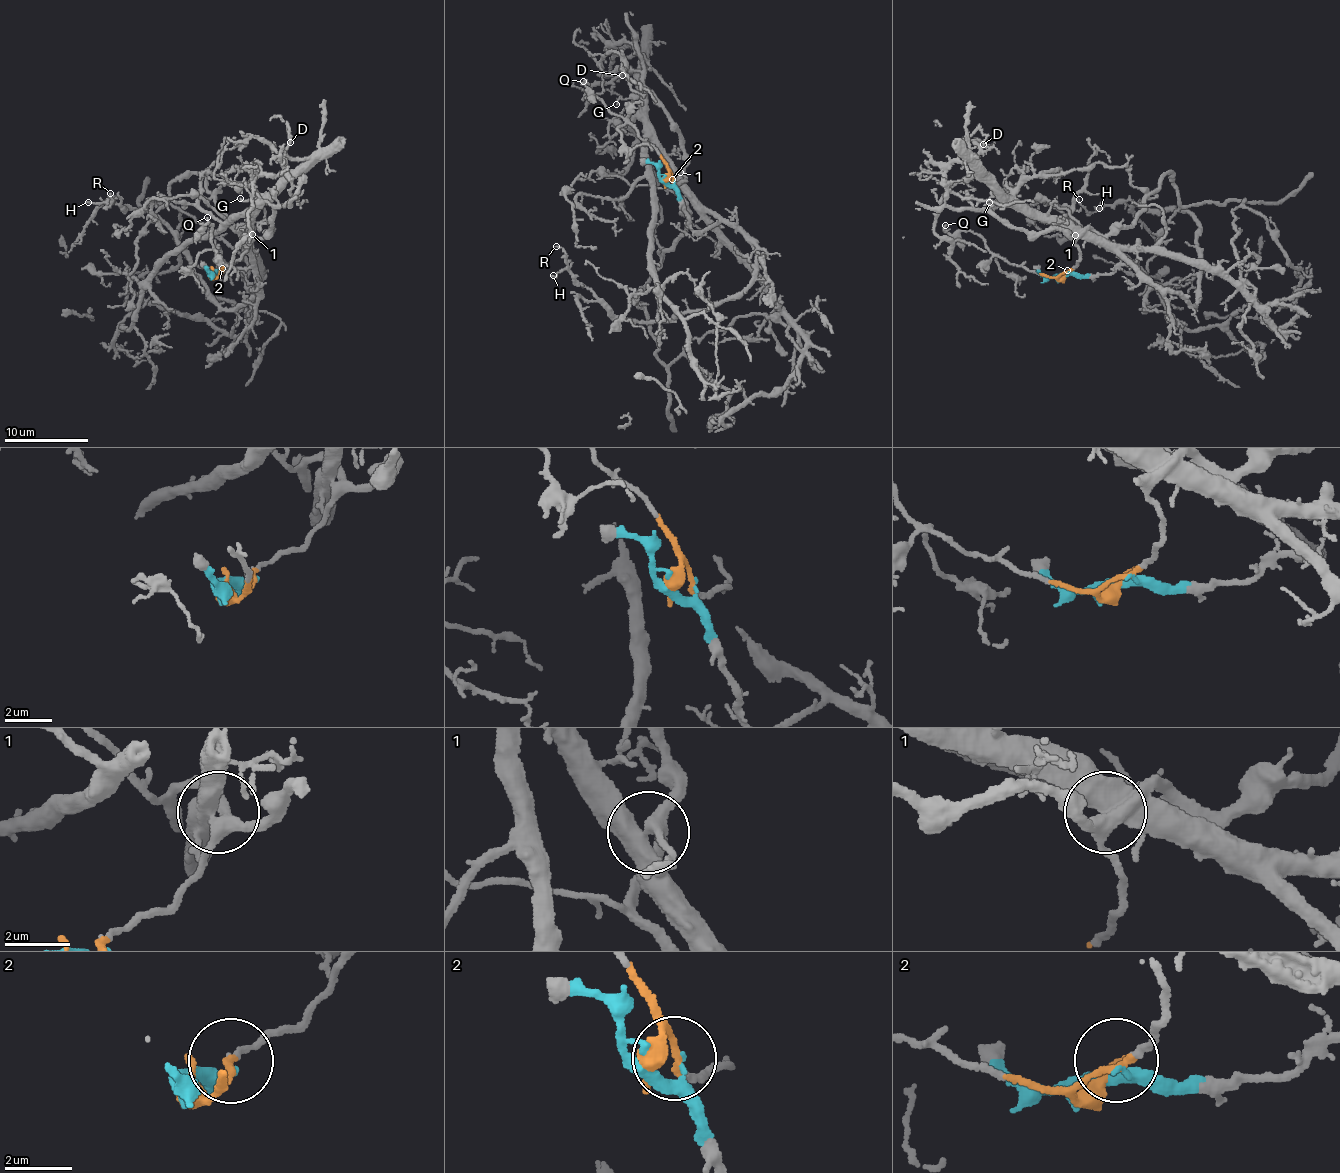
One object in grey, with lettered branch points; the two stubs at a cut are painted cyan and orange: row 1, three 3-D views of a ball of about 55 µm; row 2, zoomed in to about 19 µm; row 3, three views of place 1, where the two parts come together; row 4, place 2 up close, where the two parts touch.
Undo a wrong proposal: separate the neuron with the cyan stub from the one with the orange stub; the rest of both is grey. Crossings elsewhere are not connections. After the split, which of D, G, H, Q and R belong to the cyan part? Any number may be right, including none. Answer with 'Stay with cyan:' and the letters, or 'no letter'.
Stay with cyan: D, H, R

